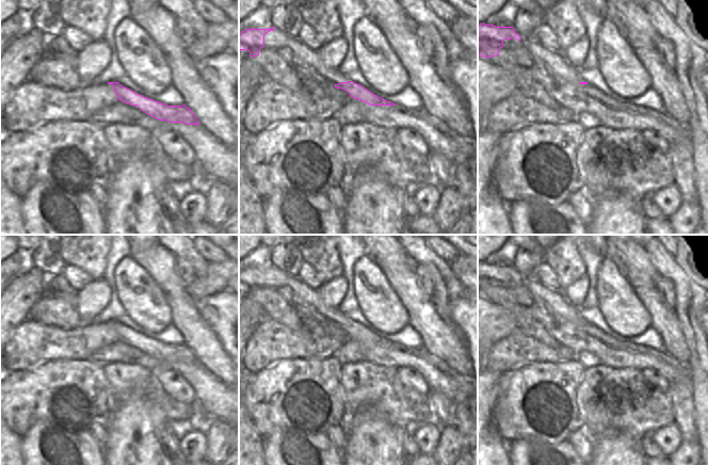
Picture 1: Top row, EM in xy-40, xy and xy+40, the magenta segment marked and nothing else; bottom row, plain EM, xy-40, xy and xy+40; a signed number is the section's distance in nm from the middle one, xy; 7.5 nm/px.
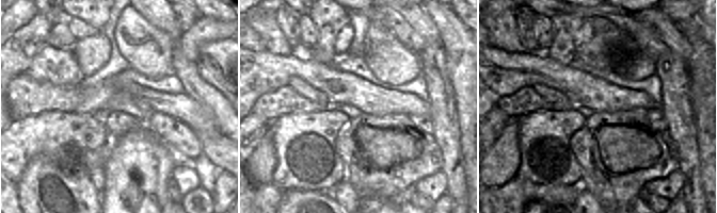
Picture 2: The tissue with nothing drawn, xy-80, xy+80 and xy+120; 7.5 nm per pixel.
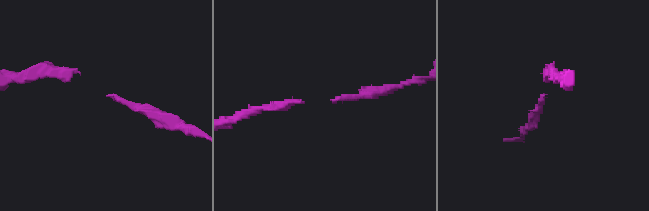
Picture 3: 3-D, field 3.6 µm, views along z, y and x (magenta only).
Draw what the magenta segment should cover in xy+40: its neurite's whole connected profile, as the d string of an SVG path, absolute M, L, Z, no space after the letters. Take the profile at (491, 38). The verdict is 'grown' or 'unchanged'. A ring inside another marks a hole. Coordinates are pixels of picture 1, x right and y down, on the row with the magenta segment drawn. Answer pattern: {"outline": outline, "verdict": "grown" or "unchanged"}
{"outline": "M484 22L478 25L478 54L485 59L498 57L504 39L515 37L520 41L520 35L514 30L513 27L496 27Z", "verdict": "unchanged"}

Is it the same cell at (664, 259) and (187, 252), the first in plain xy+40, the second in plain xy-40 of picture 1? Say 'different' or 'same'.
same

